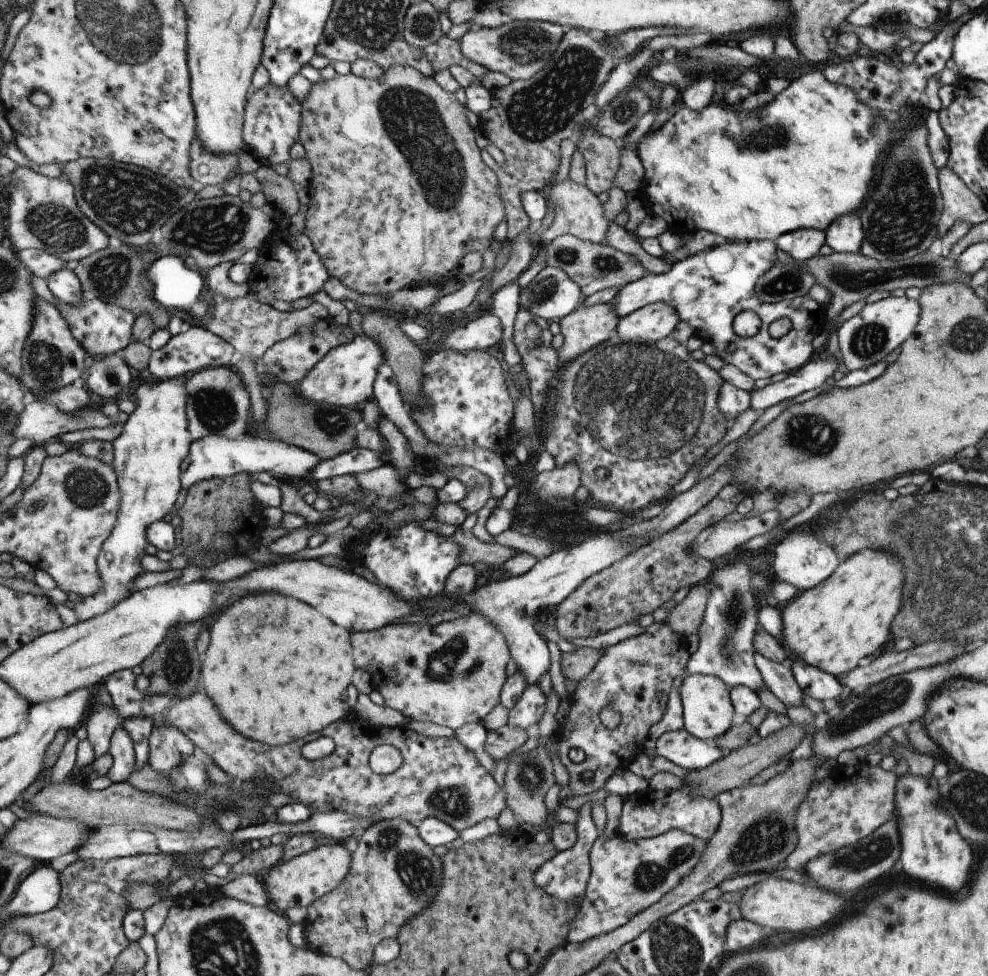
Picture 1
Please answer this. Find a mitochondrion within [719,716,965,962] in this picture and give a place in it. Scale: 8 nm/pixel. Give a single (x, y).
(769, 833)

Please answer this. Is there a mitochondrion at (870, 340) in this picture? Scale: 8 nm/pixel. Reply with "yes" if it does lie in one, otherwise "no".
yes

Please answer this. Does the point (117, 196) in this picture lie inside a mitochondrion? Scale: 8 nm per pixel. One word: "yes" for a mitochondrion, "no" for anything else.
yes

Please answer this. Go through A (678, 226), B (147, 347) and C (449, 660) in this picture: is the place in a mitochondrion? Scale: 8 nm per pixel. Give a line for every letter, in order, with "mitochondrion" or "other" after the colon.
A: other
B: other
C: mitochondrion

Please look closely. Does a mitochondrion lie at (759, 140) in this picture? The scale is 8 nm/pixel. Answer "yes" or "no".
yes

